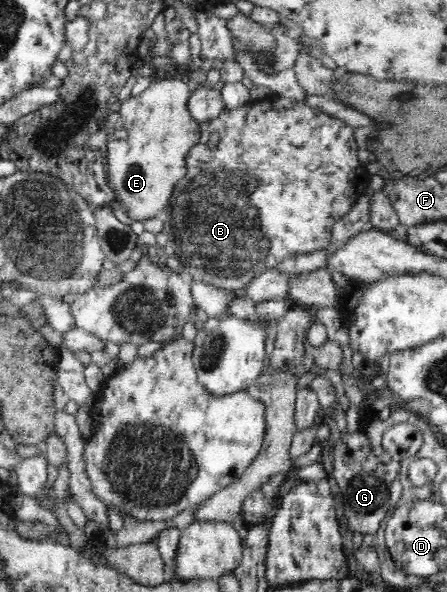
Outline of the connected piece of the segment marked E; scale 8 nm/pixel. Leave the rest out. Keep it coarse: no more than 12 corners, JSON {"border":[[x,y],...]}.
{"border":[[188,81],[120,105],[108,184],[132,221],[165,213],[200,139]]}

